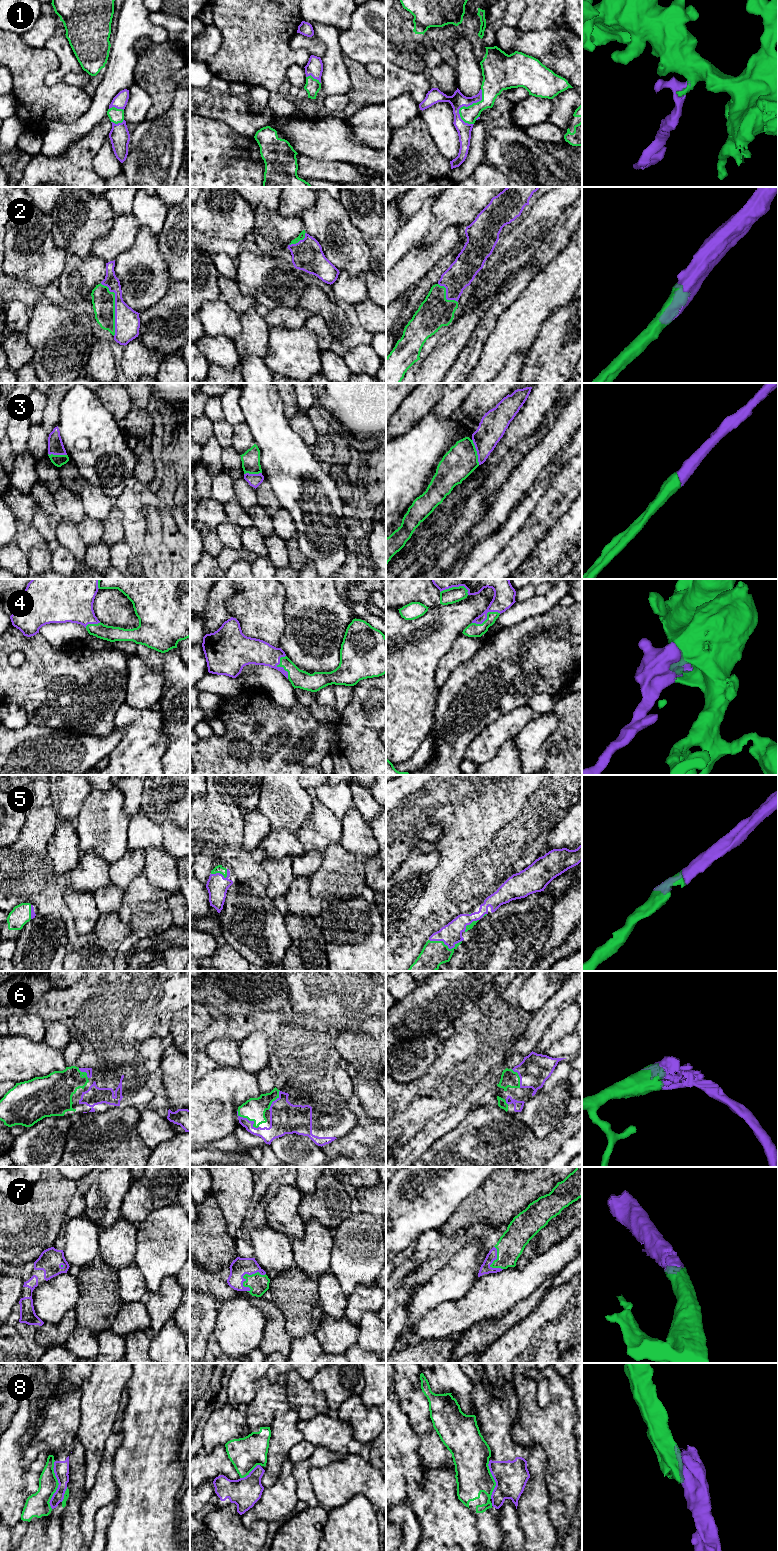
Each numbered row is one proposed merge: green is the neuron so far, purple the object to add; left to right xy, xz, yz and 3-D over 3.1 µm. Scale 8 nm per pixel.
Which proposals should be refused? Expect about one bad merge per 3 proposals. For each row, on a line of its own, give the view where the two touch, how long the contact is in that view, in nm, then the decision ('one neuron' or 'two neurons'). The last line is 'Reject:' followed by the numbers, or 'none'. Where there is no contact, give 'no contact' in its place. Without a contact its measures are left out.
1: meets green in yz; contact 300 nm long; one neuron
2: meets green in xy; contact 440 nm long; one neuron
3: meets green in yz; contact 220 nm long; one neuron
4: meets green in xz; contact 190 nm long; one neuron
5: meets green in yz; contact 260 nm long; one neuron
6: meets green in xz; contact 220 nm long; one neuron
7: meets green in xz; contact 220 nm long; one neuron
8: meets green in xy; contact 380 nm long; two neurons
Reject: 8

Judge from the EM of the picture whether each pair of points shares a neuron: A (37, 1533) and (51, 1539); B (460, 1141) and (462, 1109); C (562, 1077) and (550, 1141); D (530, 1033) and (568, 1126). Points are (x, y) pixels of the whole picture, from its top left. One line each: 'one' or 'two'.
A: one
B: two
C: two
D: two

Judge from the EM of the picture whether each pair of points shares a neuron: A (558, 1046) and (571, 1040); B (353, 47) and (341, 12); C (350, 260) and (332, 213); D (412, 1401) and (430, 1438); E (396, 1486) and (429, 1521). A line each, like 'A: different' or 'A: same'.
A: same
B: same
C: same
D: same
E: different

